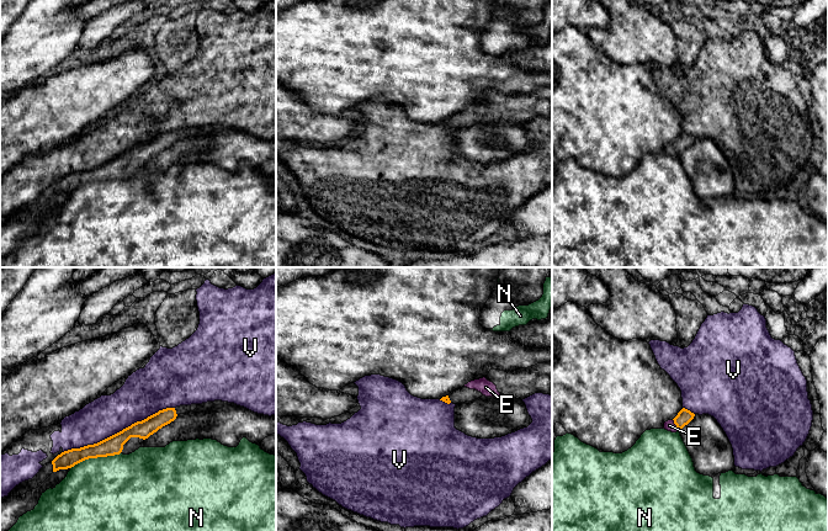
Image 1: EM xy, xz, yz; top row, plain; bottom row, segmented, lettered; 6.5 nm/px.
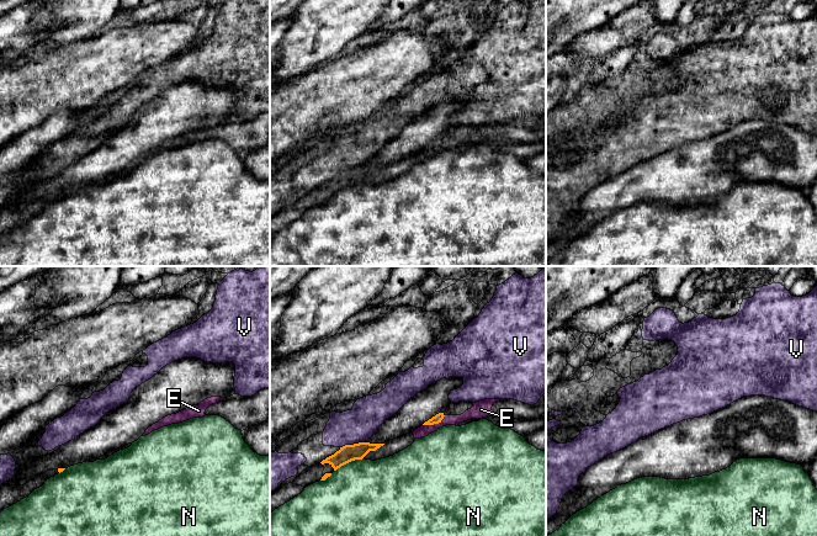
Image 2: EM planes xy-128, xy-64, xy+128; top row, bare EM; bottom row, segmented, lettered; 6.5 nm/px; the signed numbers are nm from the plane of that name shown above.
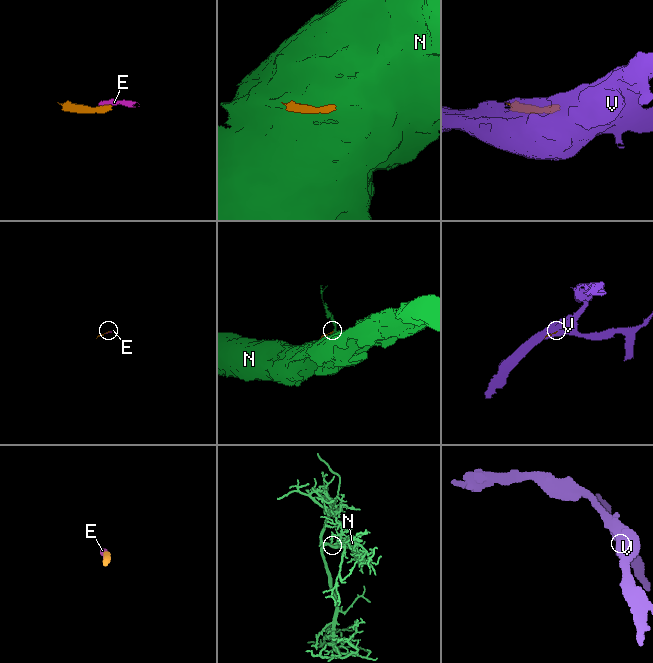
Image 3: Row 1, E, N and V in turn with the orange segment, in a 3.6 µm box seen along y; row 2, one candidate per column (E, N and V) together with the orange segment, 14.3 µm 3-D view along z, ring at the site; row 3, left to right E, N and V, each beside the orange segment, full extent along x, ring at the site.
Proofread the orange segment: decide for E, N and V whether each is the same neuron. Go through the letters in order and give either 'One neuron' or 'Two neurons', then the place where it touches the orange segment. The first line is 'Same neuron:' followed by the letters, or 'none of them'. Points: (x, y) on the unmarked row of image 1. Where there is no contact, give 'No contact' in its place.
Same neuron: E
E: One neuron. Touches orange at yz (674, 147)
N: Two neurons. Touches orange at xy (95, 181)
V: Two neurons. Touches orange at xy (120, 155)

